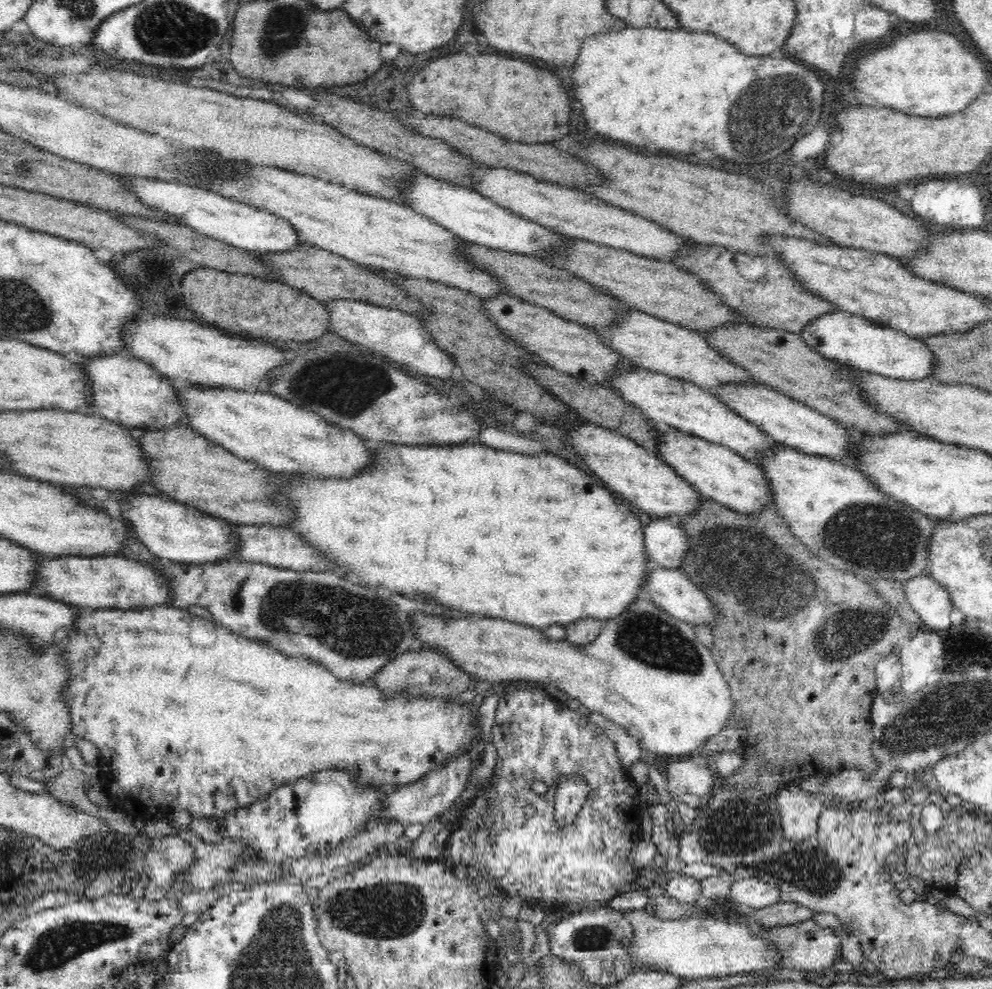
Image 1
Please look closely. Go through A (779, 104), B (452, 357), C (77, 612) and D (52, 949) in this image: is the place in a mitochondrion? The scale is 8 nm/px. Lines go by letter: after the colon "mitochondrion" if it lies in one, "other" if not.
A: mitochondrion
B: other
C: other
D: mitochondrion

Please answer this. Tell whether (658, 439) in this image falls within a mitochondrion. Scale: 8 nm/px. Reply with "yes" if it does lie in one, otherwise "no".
no

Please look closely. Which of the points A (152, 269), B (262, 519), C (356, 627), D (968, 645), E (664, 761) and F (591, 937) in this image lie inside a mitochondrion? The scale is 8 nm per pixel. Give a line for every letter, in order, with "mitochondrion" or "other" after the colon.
A: mitochondrion
B: other
C: mitochondrion
D: other
E: other
F: mitochondrion

